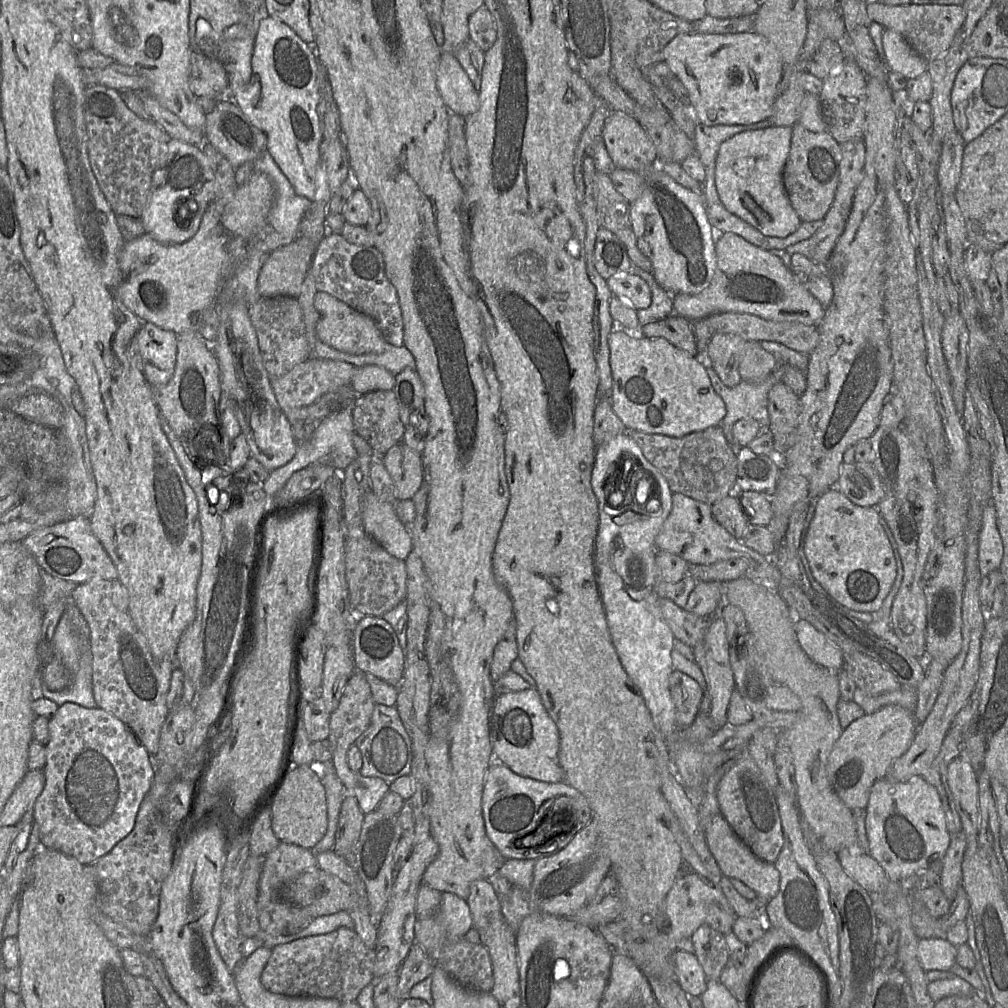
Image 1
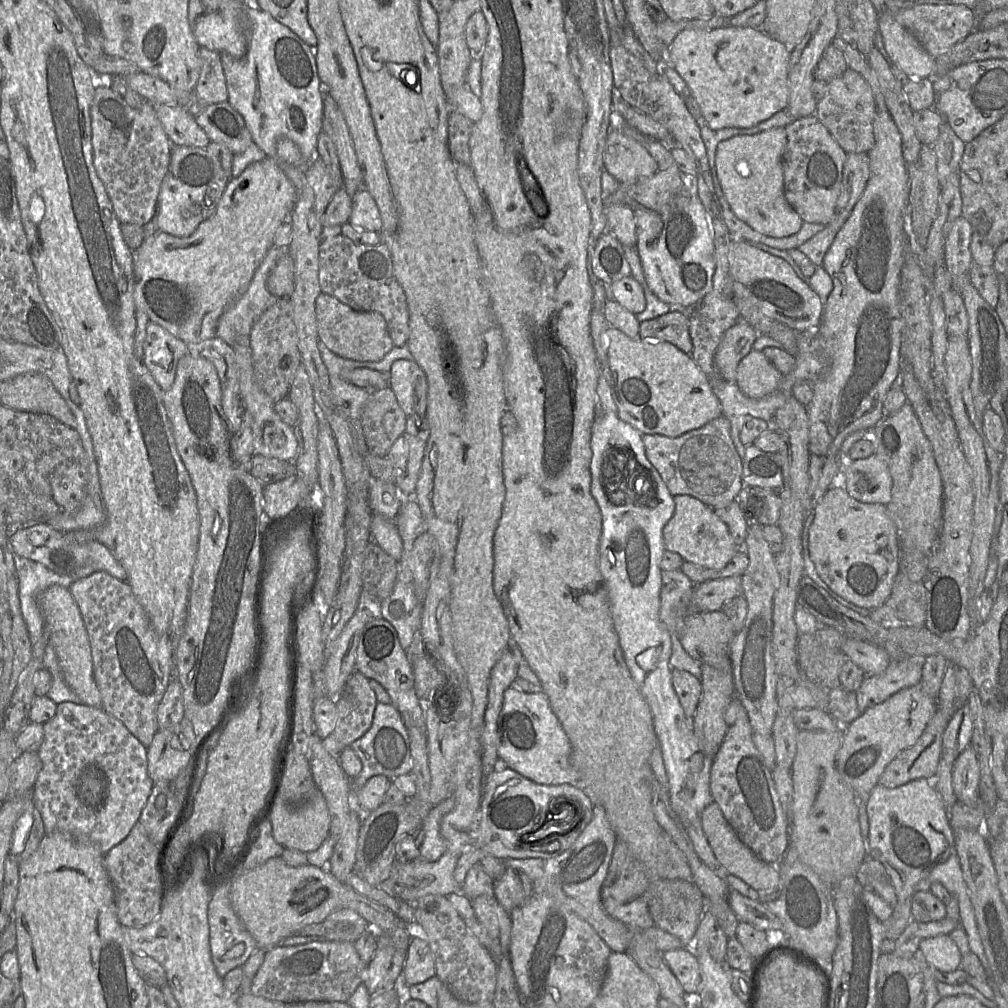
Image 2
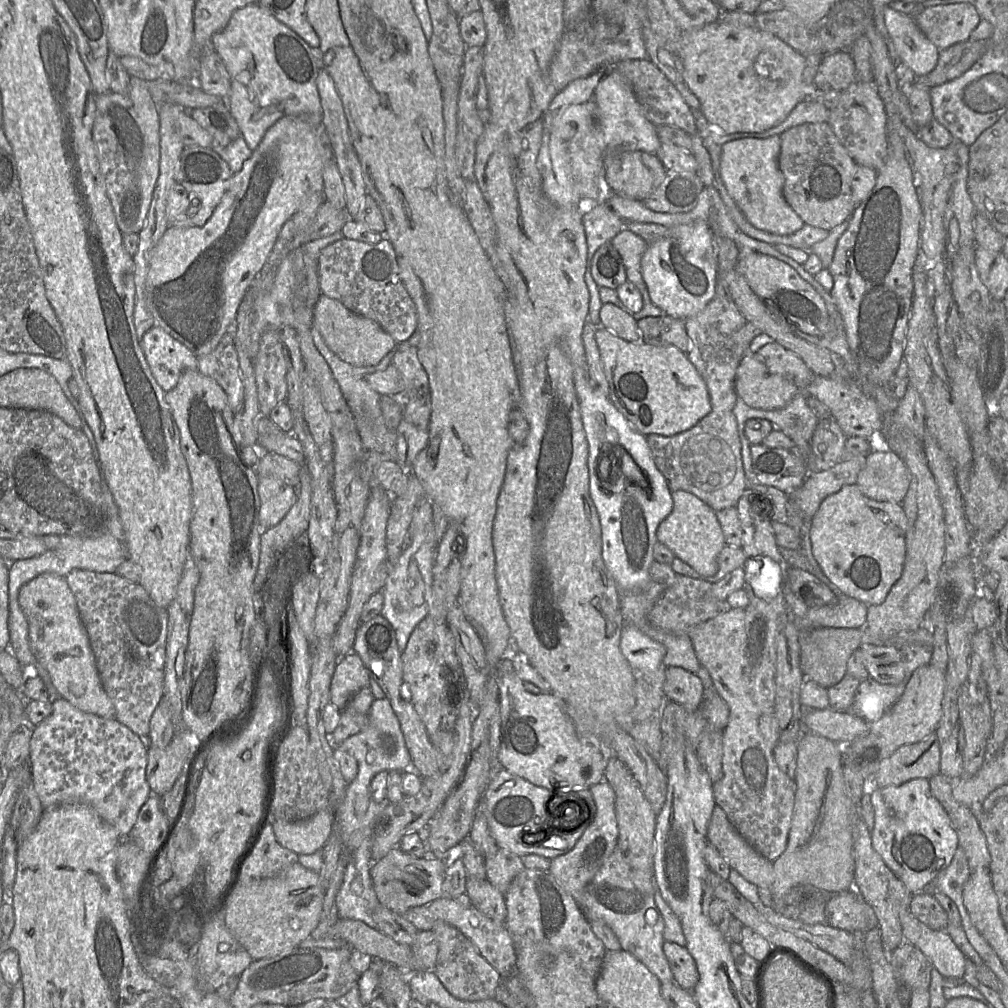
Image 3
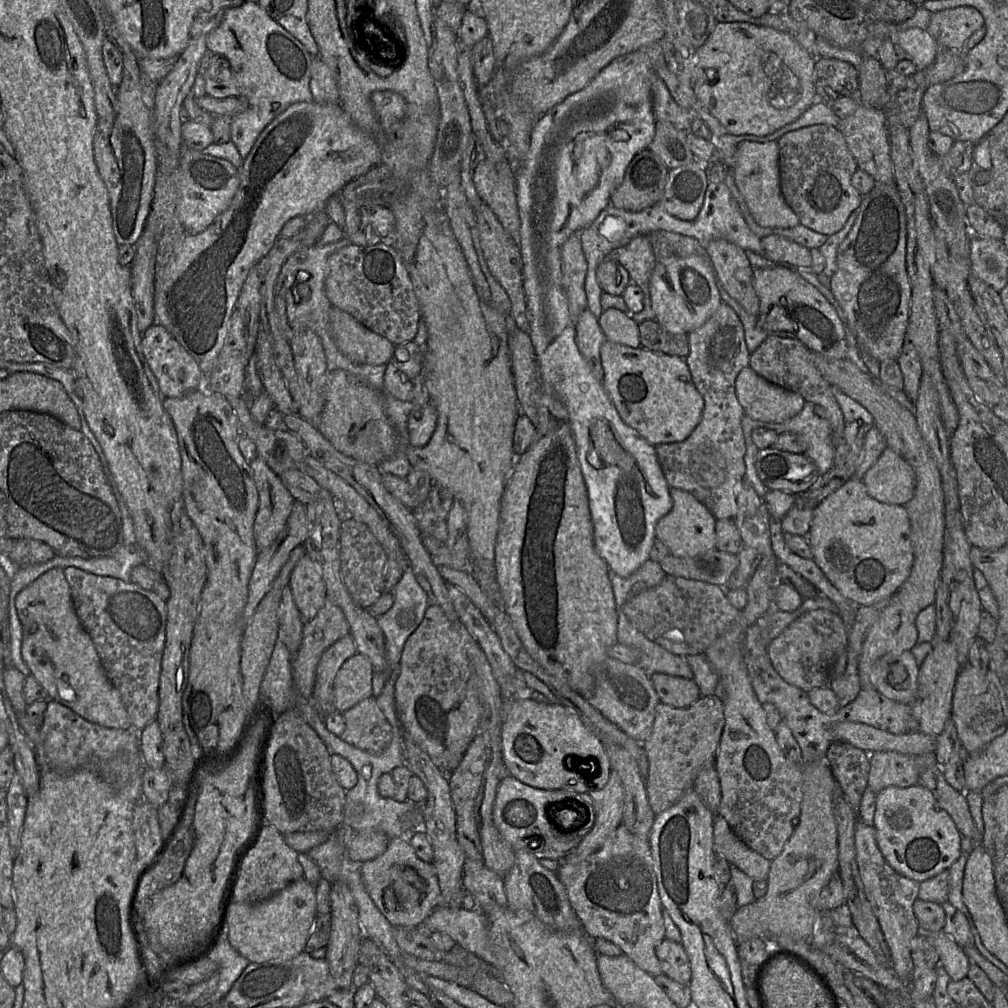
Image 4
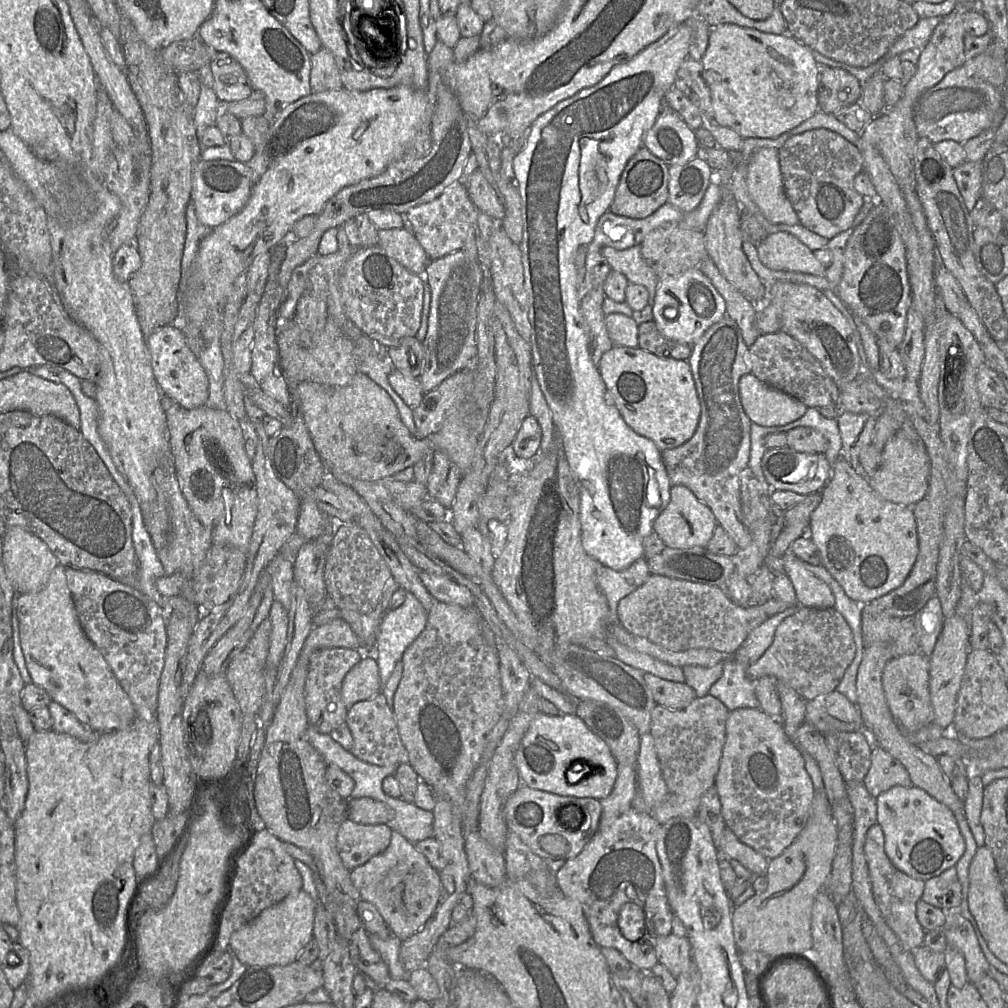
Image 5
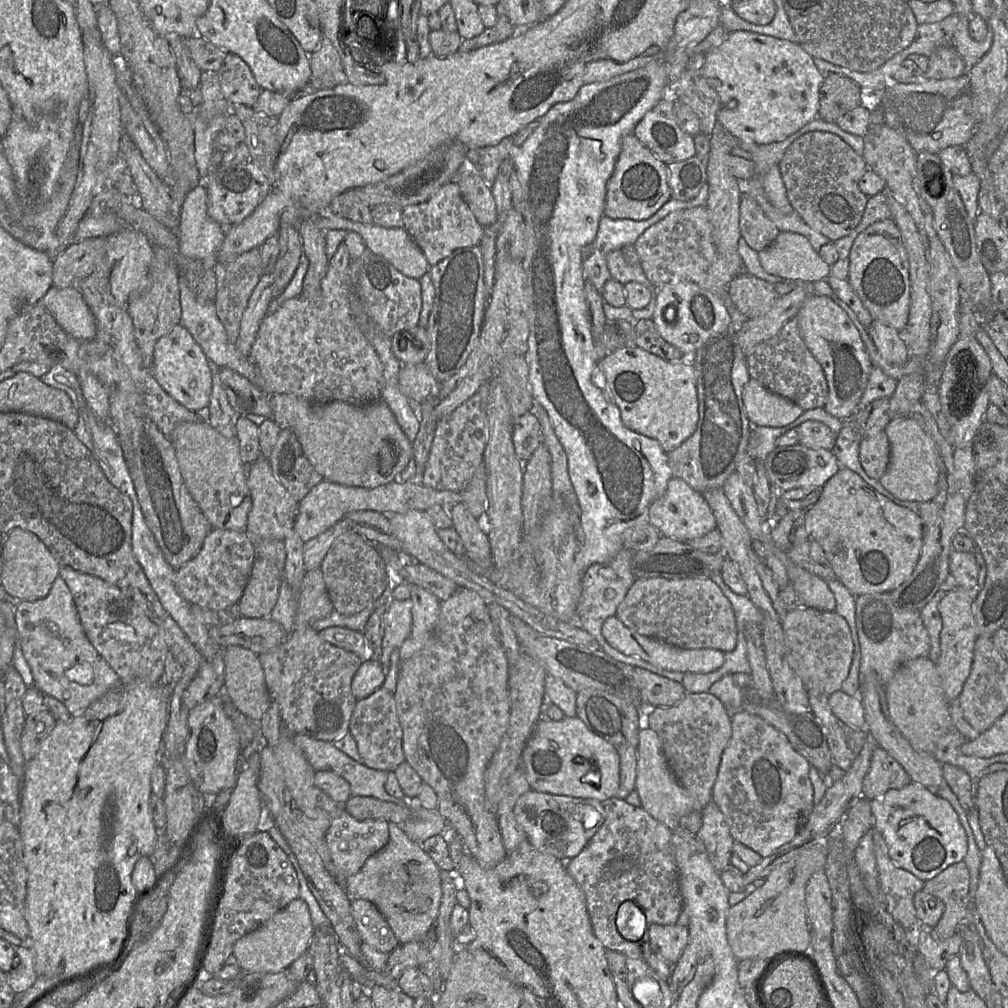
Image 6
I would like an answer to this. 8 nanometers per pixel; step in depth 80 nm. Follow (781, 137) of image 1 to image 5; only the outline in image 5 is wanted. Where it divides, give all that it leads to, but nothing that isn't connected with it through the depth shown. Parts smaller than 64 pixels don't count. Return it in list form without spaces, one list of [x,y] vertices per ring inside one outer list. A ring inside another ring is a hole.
[[[762,148],[747,166],[747,189],[764,217],[773,224],[795,225],[799,218],[786,196],[779,165],[779,150]]]

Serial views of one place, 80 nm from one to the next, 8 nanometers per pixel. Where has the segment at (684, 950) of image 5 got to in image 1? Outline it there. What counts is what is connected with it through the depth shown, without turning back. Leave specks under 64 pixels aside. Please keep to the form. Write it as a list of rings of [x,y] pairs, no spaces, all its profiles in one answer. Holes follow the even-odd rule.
[[[676,950],[672,954],[672,963],[681,989],[689,997],[700,997],[706,990],[707,979],[696,955]]]

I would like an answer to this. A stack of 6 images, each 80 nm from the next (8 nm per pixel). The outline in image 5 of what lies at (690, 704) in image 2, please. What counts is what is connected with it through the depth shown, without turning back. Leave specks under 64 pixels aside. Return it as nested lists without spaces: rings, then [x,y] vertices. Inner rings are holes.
[[[644,673],[644,680],[658,705],[681,709],[696,698],[695,691],[685,682],[666,680],[651,673]]]

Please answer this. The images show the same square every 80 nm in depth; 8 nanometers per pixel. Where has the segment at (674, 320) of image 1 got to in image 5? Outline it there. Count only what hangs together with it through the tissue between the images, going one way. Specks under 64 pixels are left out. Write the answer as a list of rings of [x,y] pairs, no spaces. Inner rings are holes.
[[[654,320],[639,324],[638,338],[640,348],[657,356],[688,361],[692,353],[692,345],[662,335]]]

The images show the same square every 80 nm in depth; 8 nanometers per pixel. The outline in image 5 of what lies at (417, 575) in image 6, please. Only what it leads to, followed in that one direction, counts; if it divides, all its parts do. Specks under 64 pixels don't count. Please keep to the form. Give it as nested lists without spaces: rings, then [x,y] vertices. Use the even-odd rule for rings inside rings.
[[[419,571],[419,578],[435,600],[462,607],[474,607],[470,591],[448,576]]]

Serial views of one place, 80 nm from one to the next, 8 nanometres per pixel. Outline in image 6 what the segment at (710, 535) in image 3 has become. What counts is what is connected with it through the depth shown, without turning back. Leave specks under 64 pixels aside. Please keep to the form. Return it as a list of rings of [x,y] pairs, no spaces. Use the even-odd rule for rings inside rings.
[[[675,476],[668,481],[665,493],[650,505],[649,523],[657,529],[660,536],[680,542],[702,537],[716,528],[715,517],[703,495]]]

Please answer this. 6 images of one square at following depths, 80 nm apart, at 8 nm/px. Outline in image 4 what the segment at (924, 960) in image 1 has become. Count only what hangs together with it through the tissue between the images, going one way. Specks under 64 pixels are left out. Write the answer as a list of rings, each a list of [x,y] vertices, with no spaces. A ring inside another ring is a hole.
[[[919,929],[919,935],[925,935],[939,956],[939,965],[947,972],[951,981],[967,977],[970,960],[964,950],[944,932],[928,932]]]

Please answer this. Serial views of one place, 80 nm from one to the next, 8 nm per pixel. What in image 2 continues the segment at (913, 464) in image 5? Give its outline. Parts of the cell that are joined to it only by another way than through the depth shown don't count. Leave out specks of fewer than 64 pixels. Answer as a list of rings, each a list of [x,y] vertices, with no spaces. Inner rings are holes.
[[[875,453],[865,459],[847,460],[842,486],[856,500],[886,505],[892,496],[892,477],[888,466]]]

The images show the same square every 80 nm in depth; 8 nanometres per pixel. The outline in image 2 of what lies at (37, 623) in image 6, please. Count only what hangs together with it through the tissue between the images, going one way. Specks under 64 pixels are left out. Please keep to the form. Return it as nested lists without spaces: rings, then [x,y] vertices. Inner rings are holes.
[[[52,585],[37,595],[37,604],[44,620],[47,645],[54,647],[66,684],[77,694],[81,704],[102,707],[101,694],[94,679],[89,636],[70,590]]]

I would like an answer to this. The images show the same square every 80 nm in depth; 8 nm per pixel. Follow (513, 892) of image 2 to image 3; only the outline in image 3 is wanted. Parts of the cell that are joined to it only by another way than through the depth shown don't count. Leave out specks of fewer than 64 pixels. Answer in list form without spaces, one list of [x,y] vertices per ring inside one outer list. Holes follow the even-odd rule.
[[[501,848],[494,857],[486,860],[487,879],[503,894],[524,869],[522,857]]]

